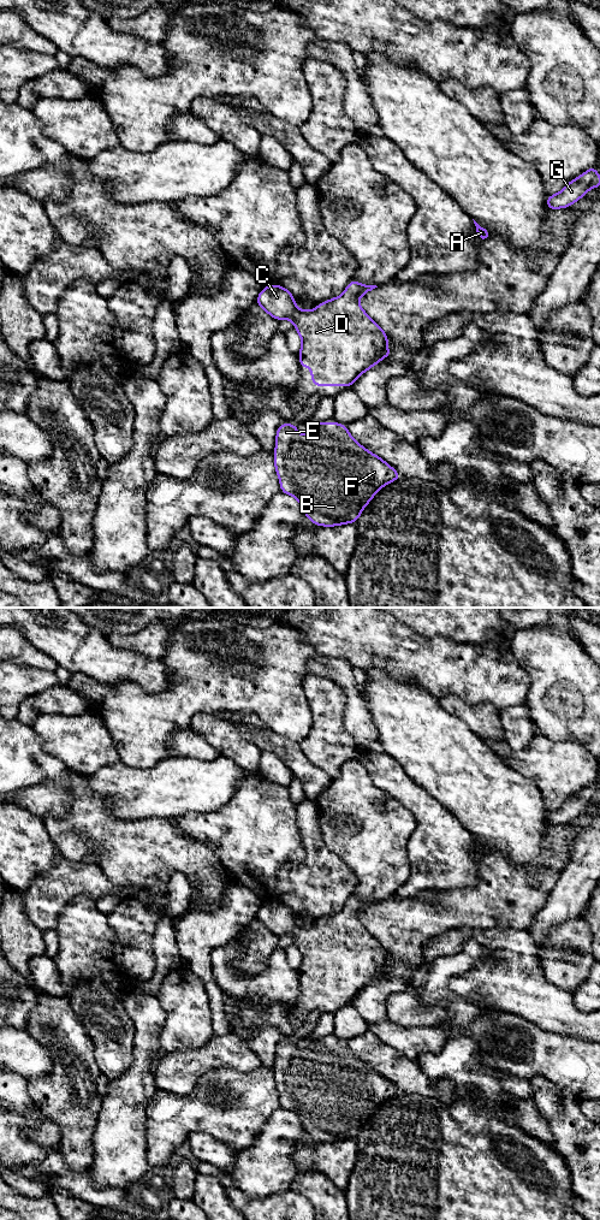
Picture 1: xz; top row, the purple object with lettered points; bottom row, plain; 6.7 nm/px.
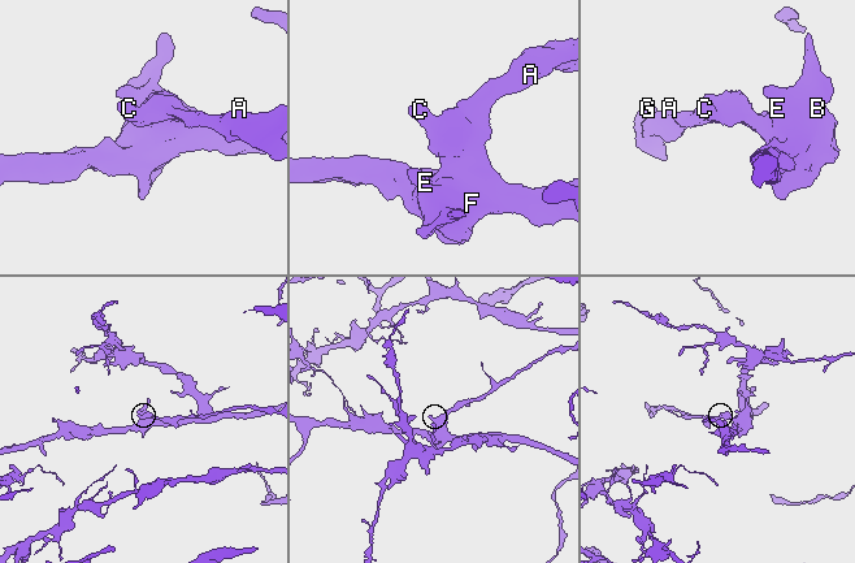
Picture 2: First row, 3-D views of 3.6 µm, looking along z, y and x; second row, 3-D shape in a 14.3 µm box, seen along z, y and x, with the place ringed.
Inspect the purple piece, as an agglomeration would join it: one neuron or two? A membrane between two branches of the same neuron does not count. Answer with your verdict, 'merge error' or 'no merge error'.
no merge error

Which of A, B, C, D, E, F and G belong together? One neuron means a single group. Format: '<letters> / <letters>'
A B C D E F G

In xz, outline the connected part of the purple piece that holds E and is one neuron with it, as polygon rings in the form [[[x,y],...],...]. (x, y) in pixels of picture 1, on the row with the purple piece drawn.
[[[286,422],[278,427],[275,438],[280,491],[296,497],[317,526],[356,523],[380,488],[403,478],[360,445],[344,424],[314,424],[301,440],[297,426]]]

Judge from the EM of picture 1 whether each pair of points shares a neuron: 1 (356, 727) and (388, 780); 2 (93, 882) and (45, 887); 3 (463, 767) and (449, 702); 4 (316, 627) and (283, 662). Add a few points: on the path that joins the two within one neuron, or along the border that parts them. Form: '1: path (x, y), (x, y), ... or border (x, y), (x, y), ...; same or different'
1: border (375, 740), (357, 745); different
2: path (81, 882), (64, 882), (57, 887); same
3: border (437, 699), (473, 732); different
4: border (280, 625), (297, 629), (315, 647); different

